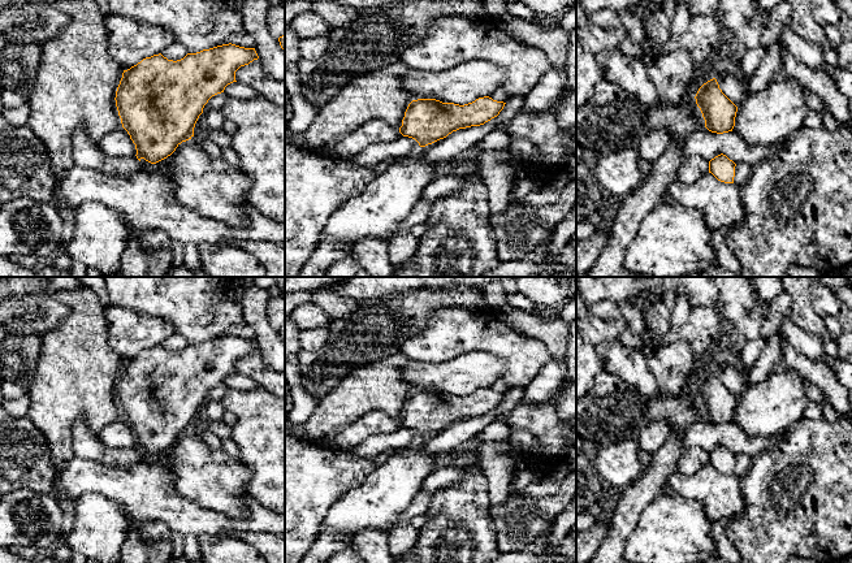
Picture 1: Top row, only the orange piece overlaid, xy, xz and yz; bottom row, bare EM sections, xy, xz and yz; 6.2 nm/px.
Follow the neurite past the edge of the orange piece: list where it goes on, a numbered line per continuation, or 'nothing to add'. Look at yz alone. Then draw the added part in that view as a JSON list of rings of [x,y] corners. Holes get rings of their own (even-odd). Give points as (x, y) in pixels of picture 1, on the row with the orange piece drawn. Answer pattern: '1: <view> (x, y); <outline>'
nothing to add

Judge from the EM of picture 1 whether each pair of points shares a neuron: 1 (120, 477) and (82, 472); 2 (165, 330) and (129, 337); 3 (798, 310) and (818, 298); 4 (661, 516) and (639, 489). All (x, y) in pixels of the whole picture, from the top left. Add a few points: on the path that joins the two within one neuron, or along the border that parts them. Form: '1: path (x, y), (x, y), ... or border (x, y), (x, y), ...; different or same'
1: path (111, 477), (91, 477); same
2: path (156, 330), (138, 332); same
3: border (812, 290), (812, 306), (822, 317); different
4: border (660, 493), (644, 509), (634, 528); different

